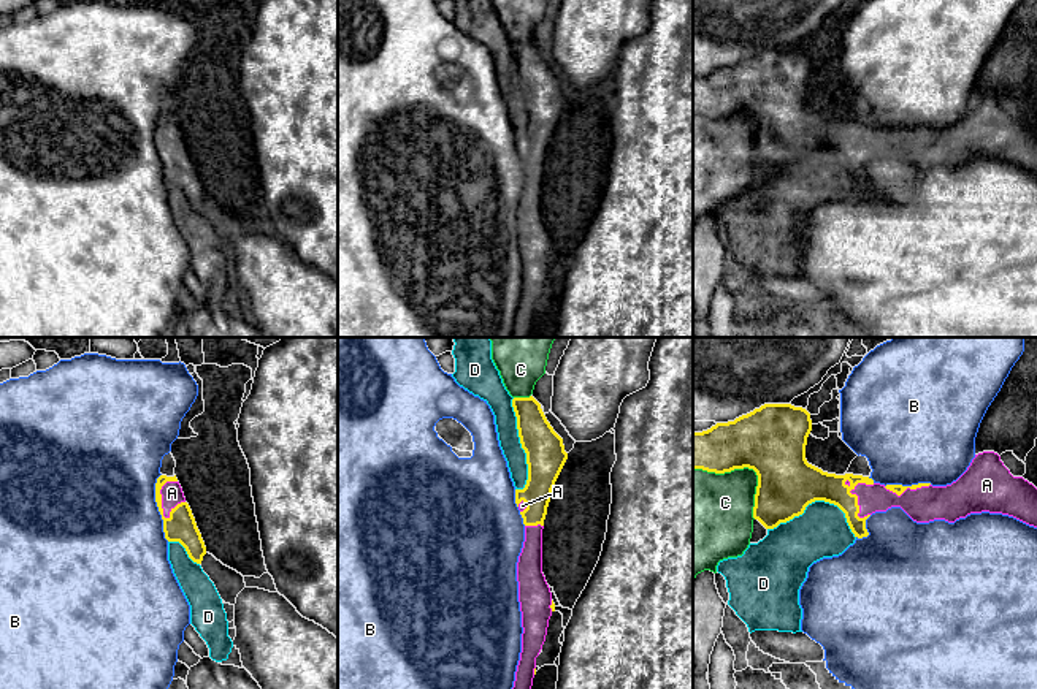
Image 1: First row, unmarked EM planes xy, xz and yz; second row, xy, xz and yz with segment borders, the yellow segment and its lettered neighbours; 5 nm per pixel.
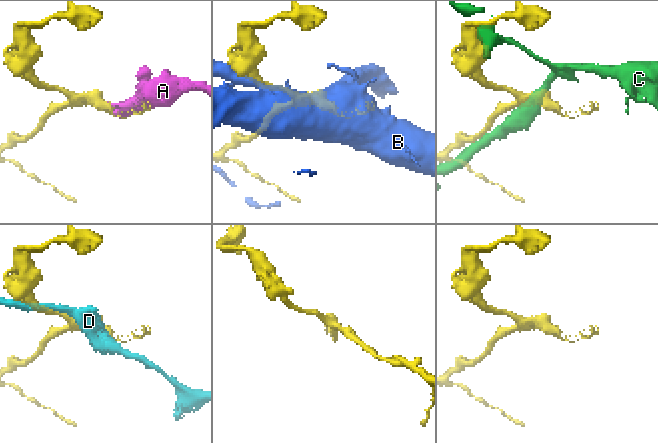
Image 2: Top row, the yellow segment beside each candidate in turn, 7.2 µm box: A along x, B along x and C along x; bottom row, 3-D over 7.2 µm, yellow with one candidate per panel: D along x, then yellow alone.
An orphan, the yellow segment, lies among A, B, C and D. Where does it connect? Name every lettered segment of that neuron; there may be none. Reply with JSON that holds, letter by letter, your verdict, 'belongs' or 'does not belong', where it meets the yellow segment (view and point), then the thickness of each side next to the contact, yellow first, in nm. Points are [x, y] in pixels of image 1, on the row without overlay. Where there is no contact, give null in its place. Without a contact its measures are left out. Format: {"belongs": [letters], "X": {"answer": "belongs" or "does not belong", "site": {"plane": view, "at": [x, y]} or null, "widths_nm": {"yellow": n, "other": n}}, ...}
{"belongs": ["A"], "A": {"answer": "belongs", "site": {"plane": "xy", "at": [160, 141]}, "widths_nm": {"yellow": 150, "other": 110}}, "B": {"answer": "does not belong", "site": {"plane": "xy", "at": [157, 151]}, "widths_nm": {"yellow": 150, "other": 500}}, "C": {"answer": "does not belong", "site": {"plane": "yz", "at": [747, 111]}, "widths_nm": {"yellow": 340, "other": 340}}, "D": {"answer": "does not belong", "site": {"plane": "yz", "at": [817, 144]}, "widths_nm": {"yellow": 300, "other": 280}}}

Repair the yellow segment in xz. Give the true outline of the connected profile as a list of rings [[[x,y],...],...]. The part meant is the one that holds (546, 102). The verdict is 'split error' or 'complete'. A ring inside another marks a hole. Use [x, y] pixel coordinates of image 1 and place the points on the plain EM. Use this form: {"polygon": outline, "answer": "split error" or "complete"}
{"polygon": [[[533,41],[514,43],[512,52],[528,109],[526,130],[523,135],[515,135],[515,149],[525,169],[525,187],[517,207],[523,279],[512,337],[531,337],[536,303],[555,257],[552,238],[542,219],[542,174],[552,135],[568,98],[563,84],[553,76]]], "answer": "split error"}

